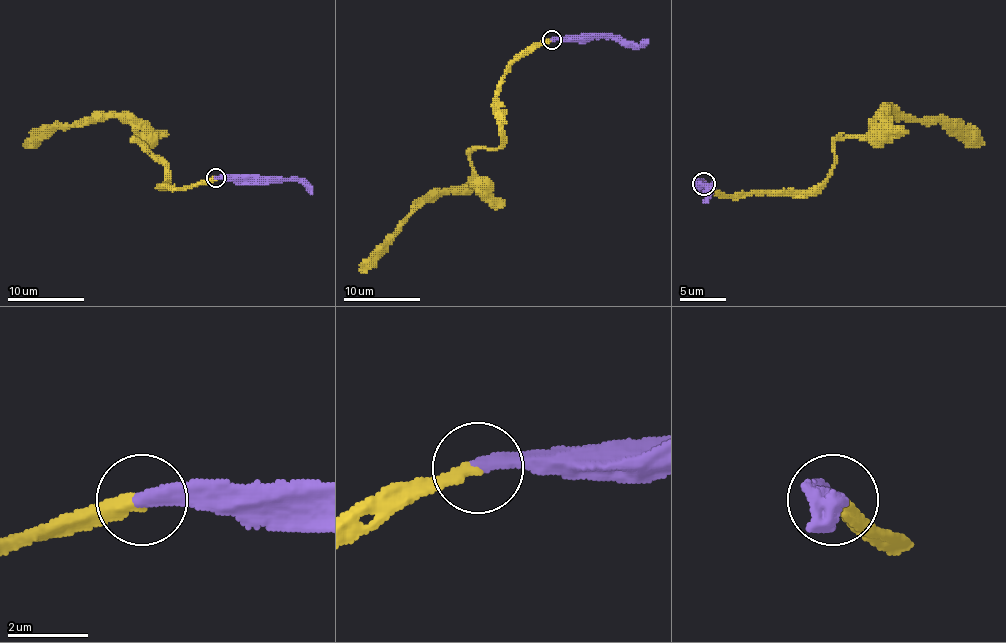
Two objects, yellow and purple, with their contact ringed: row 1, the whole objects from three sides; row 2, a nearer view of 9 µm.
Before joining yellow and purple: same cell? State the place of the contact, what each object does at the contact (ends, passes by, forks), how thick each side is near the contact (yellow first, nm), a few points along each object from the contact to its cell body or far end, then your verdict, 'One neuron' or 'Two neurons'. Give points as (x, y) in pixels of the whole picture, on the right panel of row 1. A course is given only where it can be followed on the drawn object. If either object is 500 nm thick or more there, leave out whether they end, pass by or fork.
Place: (704, 183). At the ring yellow ends. At the ring purple ends. Thickness 320 nm (yellow) against 400 nm. Course of yellow: (703, 184), (742, 195), (814, 191), (834, 165), (834, 142), (867, 135), (885, 110), (961, 121), (984, 144). Course of purple: (703, 184), (698, 184), (710, 191), (703, 202). One neuron

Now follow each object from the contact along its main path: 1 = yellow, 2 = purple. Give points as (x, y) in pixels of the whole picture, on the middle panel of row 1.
1: (552, 39), (533, 43), (506, 72), (497, 97), (501, 144), (474, 148), (470, 181), (436, 190), (361, 273)
2: (552, 39), (619, 35), (638, 45), (648, 39)

